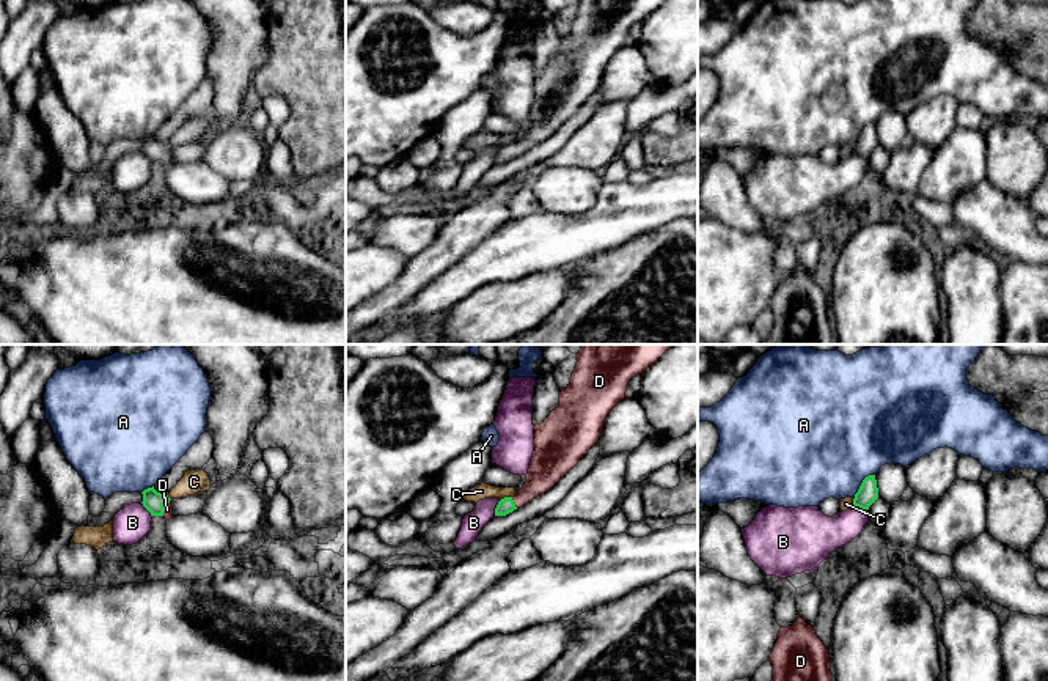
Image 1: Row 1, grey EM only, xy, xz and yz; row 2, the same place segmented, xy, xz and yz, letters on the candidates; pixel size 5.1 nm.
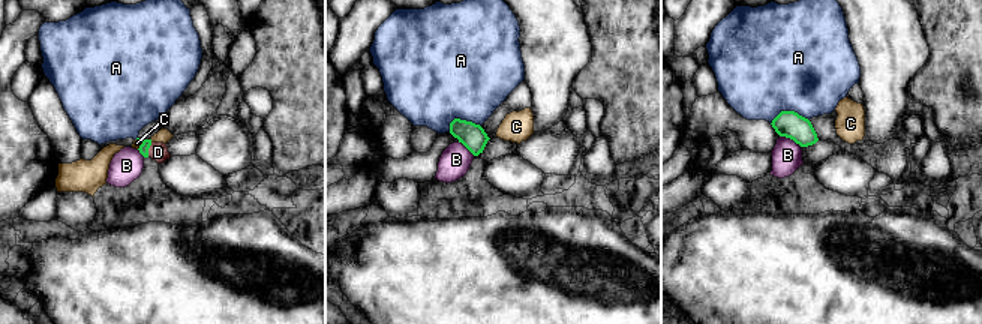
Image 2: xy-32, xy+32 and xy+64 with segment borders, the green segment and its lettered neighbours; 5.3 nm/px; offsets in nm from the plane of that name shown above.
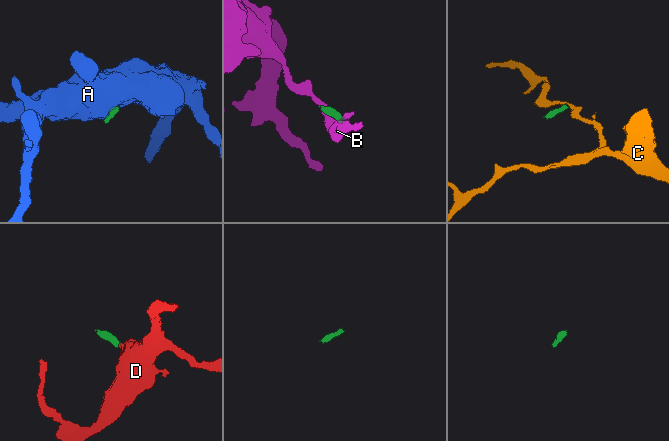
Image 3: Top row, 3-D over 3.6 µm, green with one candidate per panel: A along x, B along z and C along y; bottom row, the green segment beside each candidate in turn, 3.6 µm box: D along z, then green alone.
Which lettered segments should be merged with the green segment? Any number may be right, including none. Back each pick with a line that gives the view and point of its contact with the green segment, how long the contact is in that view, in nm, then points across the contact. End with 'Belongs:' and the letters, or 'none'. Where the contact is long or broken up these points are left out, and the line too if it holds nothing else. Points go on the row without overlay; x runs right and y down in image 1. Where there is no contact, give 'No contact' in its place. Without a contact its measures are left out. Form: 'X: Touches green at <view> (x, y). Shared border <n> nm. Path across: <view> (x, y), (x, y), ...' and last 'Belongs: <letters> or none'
D: Touches green at xz (513, 150). Shared border 70 nm. Path across: xz (506, 153), (513, 150), (547, 115)
Belongs: D

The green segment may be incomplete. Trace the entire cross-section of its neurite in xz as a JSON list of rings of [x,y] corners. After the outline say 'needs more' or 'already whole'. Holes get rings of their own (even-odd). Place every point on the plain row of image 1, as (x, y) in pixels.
[[[578,0],[577,14],[567,36],[561,36],[559,53],[534,74],[534,99],[523,135],[514,145],[504,145],[495,164],[506,164],[534,145],[551,137],[599,90],[606,64],[625,46],[632,25],[643,22],[665,0]]]; needs more

